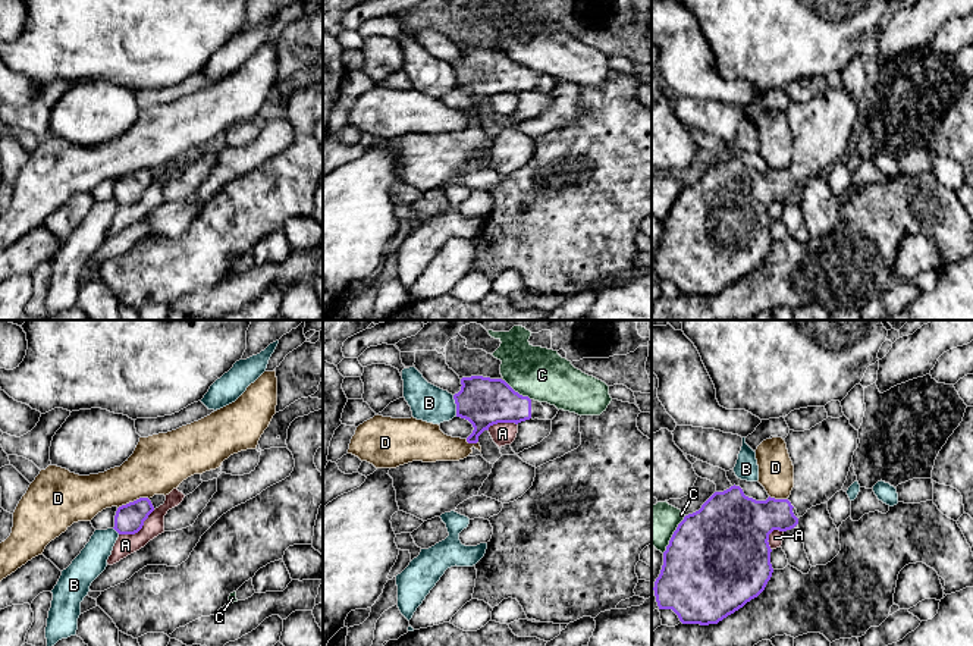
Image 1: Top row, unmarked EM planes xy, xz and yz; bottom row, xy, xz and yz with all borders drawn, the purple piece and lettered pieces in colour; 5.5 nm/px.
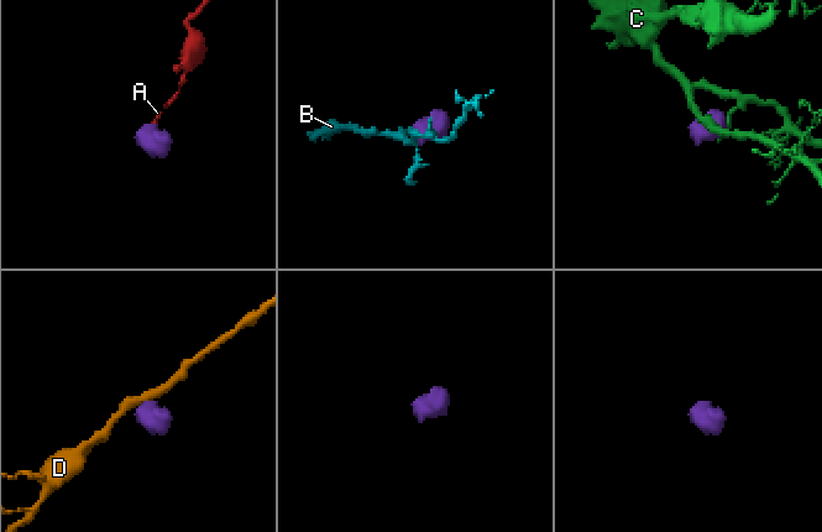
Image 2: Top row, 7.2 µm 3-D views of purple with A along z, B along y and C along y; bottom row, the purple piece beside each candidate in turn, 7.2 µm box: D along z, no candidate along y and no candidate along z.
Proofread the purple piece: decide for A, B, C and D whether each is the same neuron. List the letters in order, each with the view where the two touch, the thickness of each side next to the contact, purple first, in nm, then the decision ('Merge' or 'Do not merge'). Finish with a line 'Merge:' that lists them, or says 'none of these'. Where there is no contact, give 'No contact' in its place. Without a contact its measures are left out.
A: Touches purple in xy. Thickness 160 nm (purple) against 120 nm. Do not merge
B: Touches purple in xz. Thickness 260 nm (purple) against 200 nm. Do not merge
C: Touches purple in xz. Thickness 260 nm (purple) against 280 nm. Do not merge
D: Touches purple in xy. Thickness 160 nm (purple) against 320 nm. Do not merge
Merge: none of these

